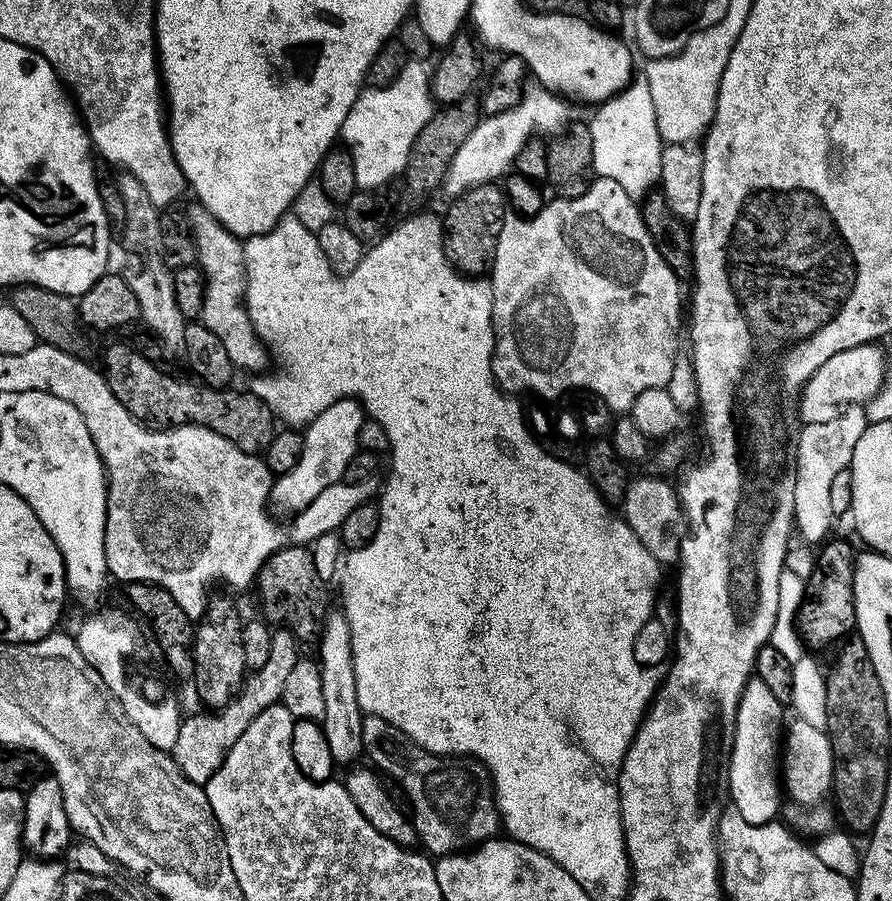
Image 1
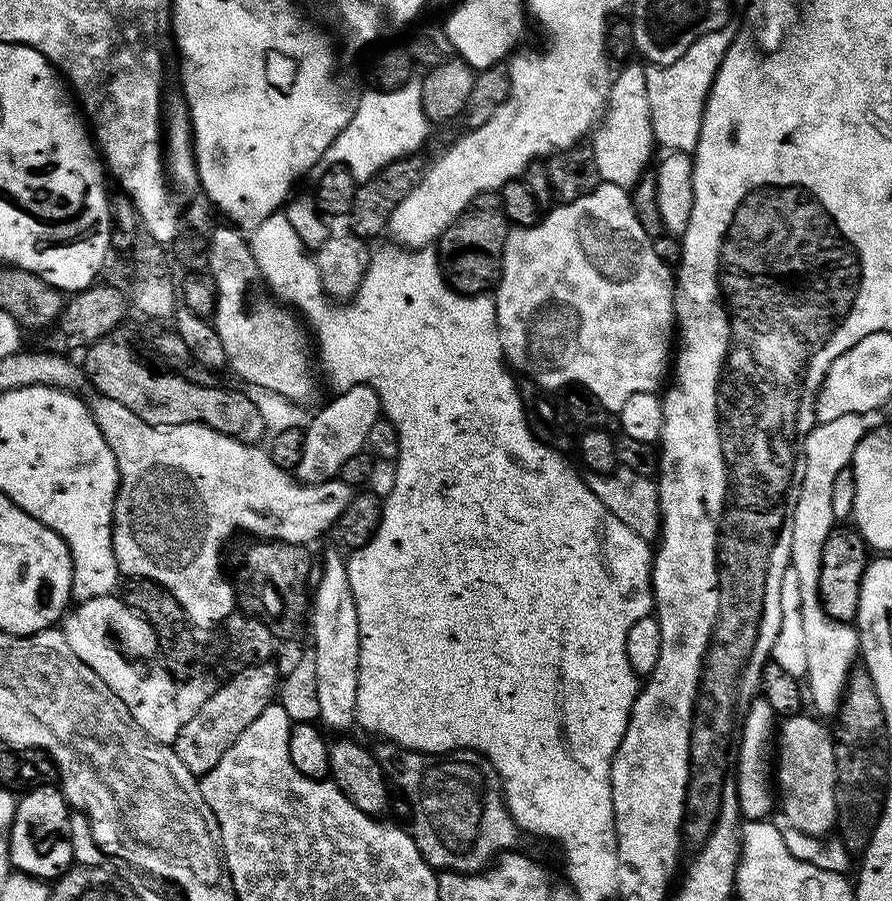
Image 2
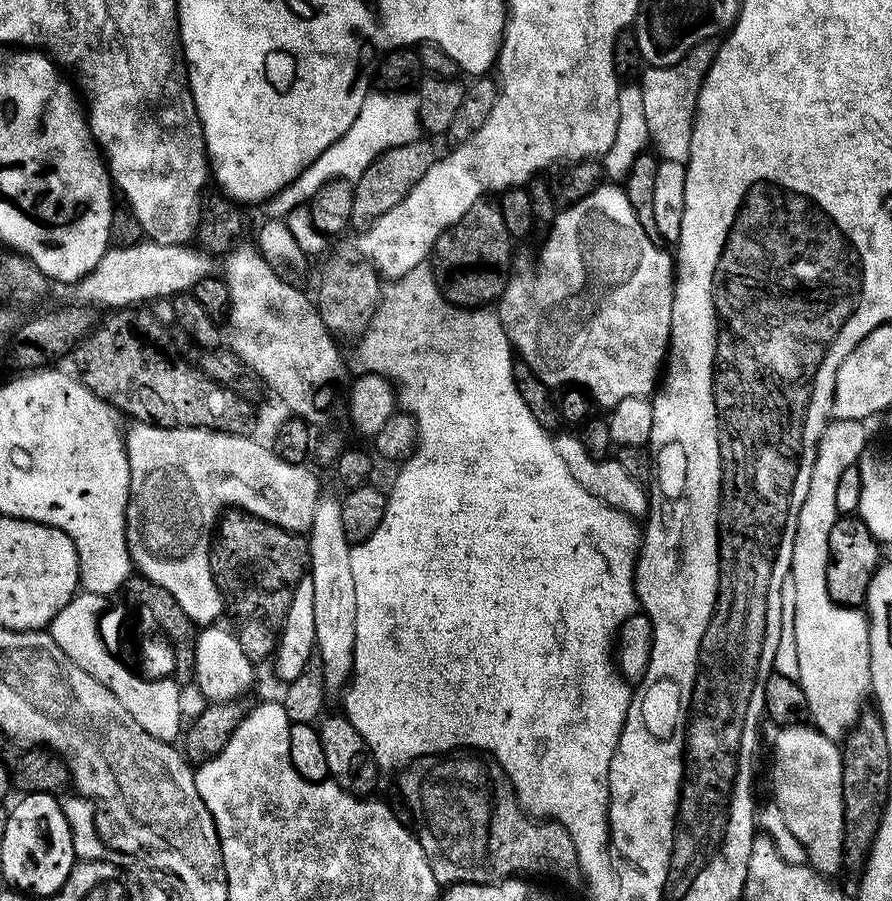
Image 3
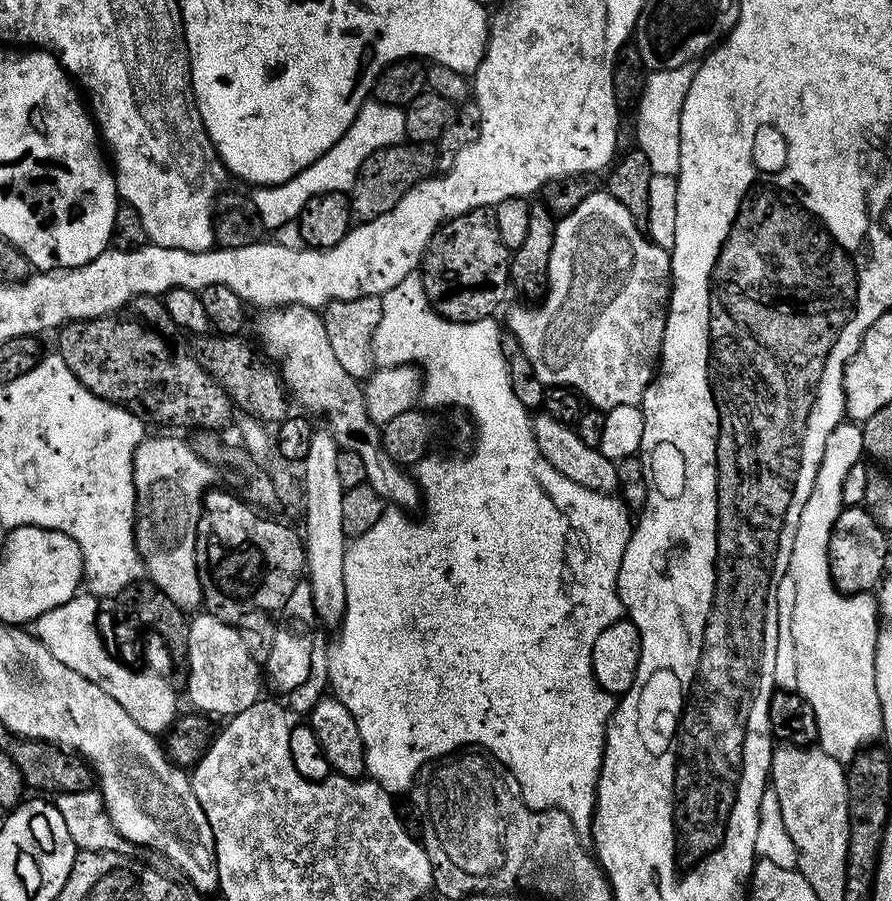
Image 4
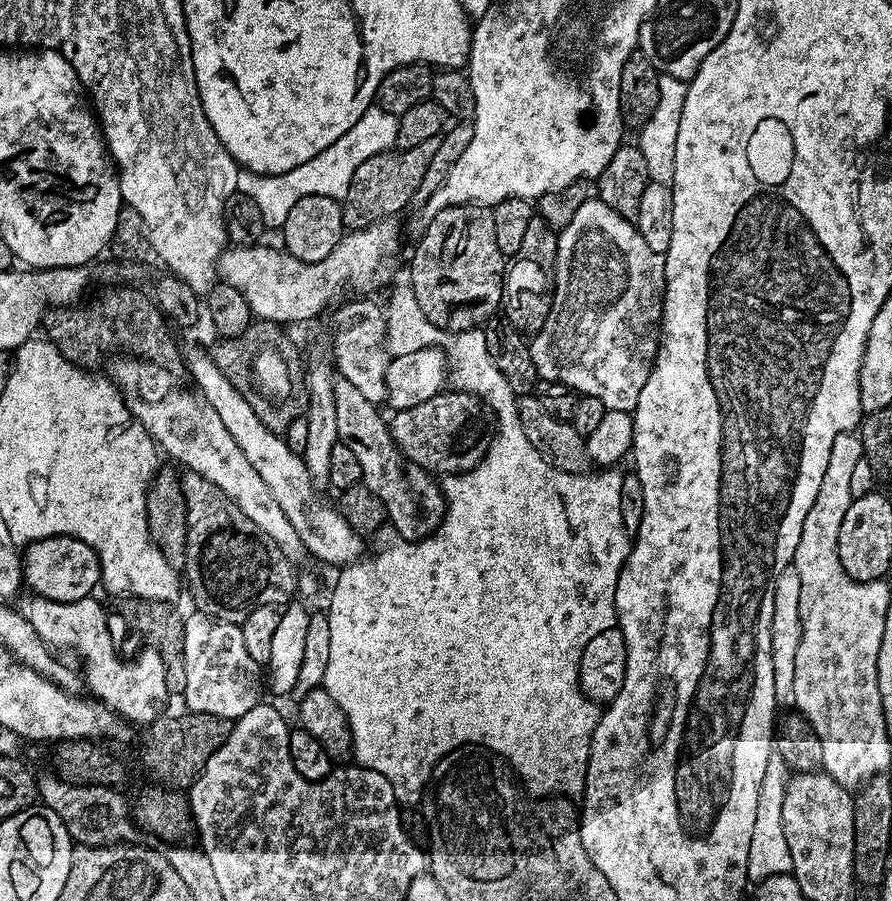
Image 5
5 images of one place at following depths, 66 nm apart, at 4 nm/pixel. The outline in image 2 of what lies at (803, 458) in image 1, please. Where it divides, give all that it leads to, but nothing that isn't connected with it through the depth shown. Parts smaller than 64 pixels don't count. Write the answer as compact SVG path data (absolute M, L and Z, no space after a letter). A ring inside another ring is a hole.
M842 414L842 418L834 418L834 422L819 422L816 427L810 430L810 434L807 438L804 439L804 473L802 474L802 490L798 494L798 506L794 506L794 526L790 530L790 554L792 555L792 559L790 561L790 565L793 566L794 569L798 570L798 579L799 579L799 593L801 594L801 624L802 631L805 635L805 646L806 646L806 688L808 688L812 694L810 695L810 702L816 706L817 713L820 712L828 712L828 714L835 713L836 709L840 707L840 699L844 697L844 687L848 684L848 677L852 675L854 671L854 665L852 663L857 663L858 653L860 652L860 638L857 632L857 629L853 627L851 623L845 622L843 620L831 620L826 614L826 610L822 605L820 605L820 591L818 590L818 578L820 577L820 567L822 566L822 546L826 542L826 538L829 534L832 533L832 529L834 525L837 523L834 518L834 509L832 503L831 492L834 487L834 481L836 481L836 477L843 468L849 467L852 463L852 459L854 458L854 450L858 446L858 442L862 437L864 437L866 431L866 422L864 416L859 416L858 414Z

